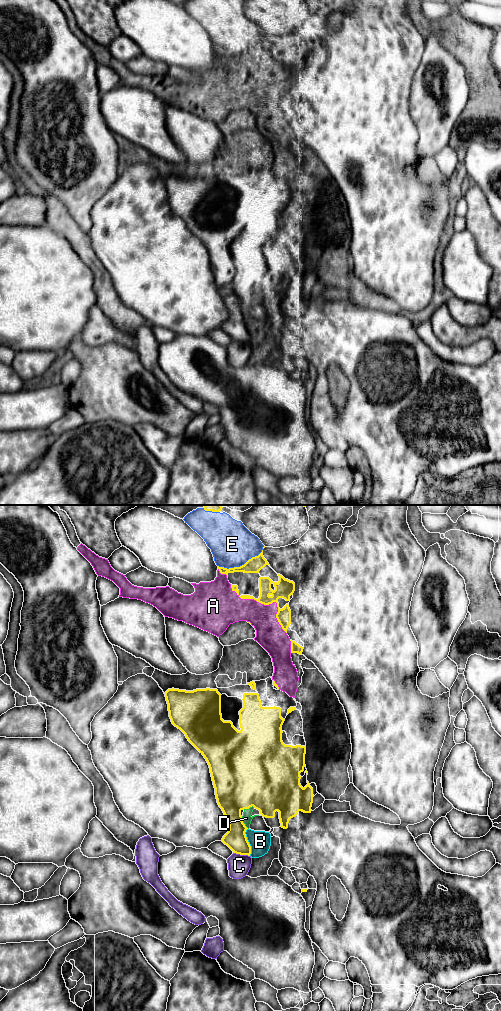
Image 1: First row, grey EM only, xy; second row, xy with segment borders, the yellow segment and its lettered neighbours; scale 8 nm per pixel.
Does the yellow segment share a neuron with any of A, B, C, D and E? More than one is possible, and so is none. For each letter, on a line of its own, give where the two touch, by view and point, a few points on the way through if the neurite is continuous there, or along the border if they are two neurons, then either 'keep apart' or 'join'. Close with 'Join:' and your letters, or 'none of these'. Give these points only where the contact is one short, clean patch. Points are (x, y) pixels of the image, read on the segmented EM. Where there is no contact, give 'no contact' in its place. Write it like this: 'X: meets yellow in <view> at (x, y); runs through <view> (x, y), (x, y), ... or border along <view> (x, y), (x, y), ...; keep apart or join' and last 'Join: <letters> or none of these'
A: meets yellow in xy at (273, 601); keep apart
B: meets yellow in xy at (248, 842); keep apart
C: meets yellow in xy at (241, 854); keep apart
D: meets yellow in xy at (242, 822); keep apart
E: meets yellow in xy at (242, 565); keep apart
Join: none of these

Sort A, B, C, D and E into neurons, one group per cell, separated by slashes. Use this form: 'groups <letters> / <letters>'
groups A B D / C / E

